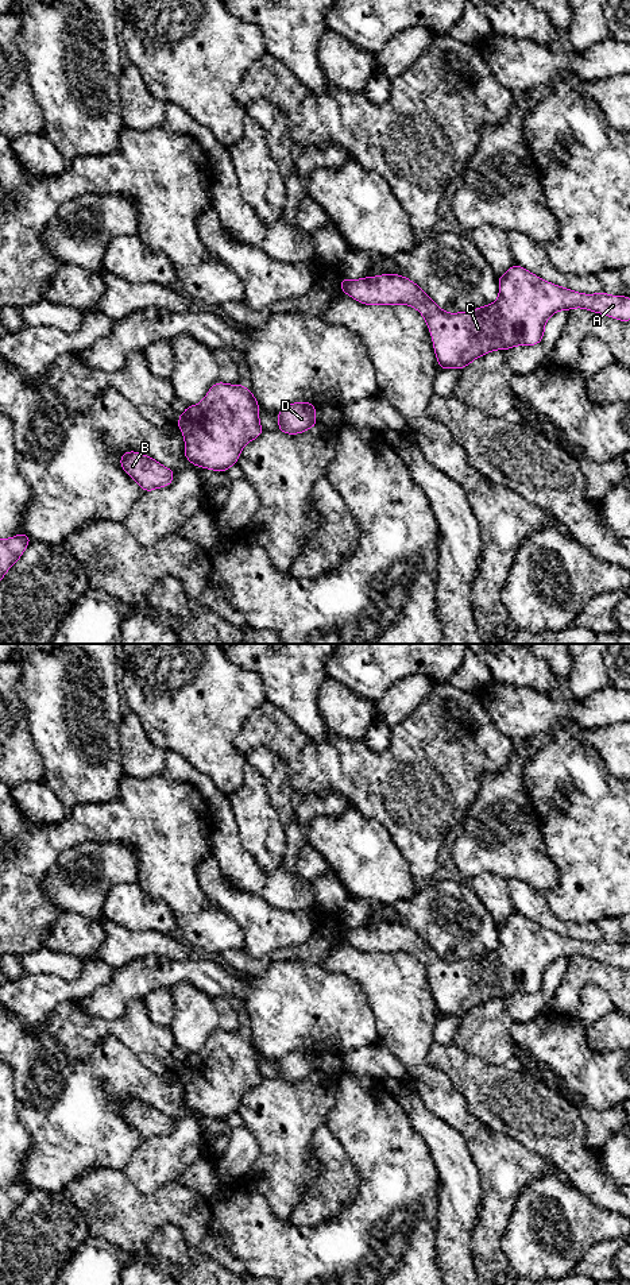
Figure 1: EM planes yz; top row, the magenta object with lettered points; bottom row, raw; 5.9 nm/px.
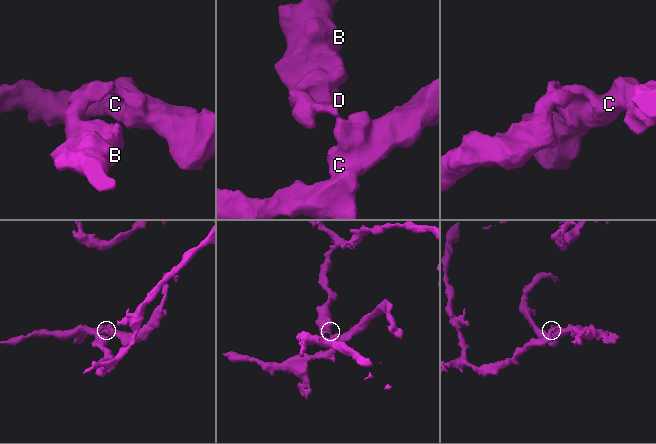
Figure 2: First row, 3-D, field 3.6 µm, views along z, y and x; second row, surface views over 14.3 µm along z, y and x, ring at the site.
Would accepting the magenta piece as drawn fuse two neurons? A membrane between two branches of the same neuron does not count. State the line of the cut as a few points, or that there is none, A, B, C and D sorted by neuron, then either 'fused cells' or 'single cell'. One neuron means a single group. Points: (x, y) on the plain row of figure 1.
cut in yz along (348, 930), (344, 938); A C / B D; fused cells

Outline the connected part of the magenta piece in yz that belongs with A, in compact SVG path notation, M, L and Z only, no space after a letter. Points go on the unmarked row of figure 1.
M514 911L498 925L499 945L495 950L460 961L444 960L417 931L398 922L380 922L349 929L345 941L364 953L398 953L416 956L429 973L440 1018L464 1018L472 1008L495 997L537 993L544 987L545 970L557 958L584 956L625 970L630 969L630 945L607 941L583 942L544 929Z

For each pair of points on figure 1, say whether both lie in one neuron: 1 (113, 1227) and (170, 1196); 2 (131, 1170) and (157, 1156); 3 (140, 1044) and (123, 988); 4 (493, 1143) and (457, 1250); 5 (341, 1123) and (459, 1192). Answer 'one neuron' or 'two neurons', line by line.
1: one neuron
2: one neuron
3: two neurons
4: two neurons
5: two neurons

